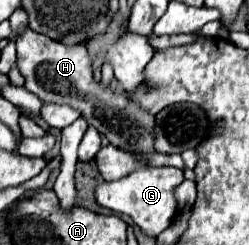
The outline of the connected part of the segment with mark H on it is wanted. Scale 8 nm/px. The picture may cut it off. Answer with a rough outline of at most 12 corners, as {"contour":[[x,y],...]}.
{"contour":[[24,27],[24,87],[112,145],[152,151],[154,115],[92,79],[84,45]]}

